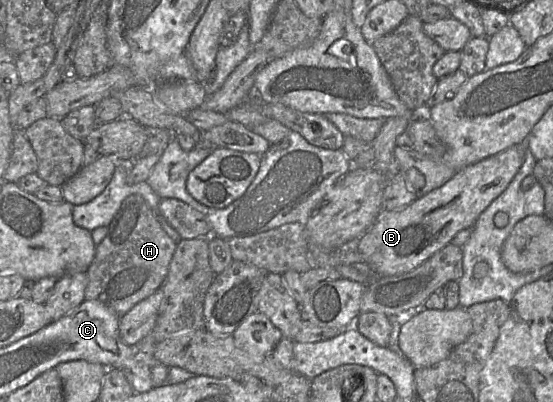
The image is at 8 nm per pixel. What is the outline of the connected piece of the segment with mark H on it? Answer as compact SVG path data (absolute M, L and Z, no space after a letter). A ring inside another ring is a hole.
M131 194L122 202L107 228L107 234L96 246L94 259L87 270L85 300L98 301L121 317L162 286L177 243L163 230L148 203L138 194Z

